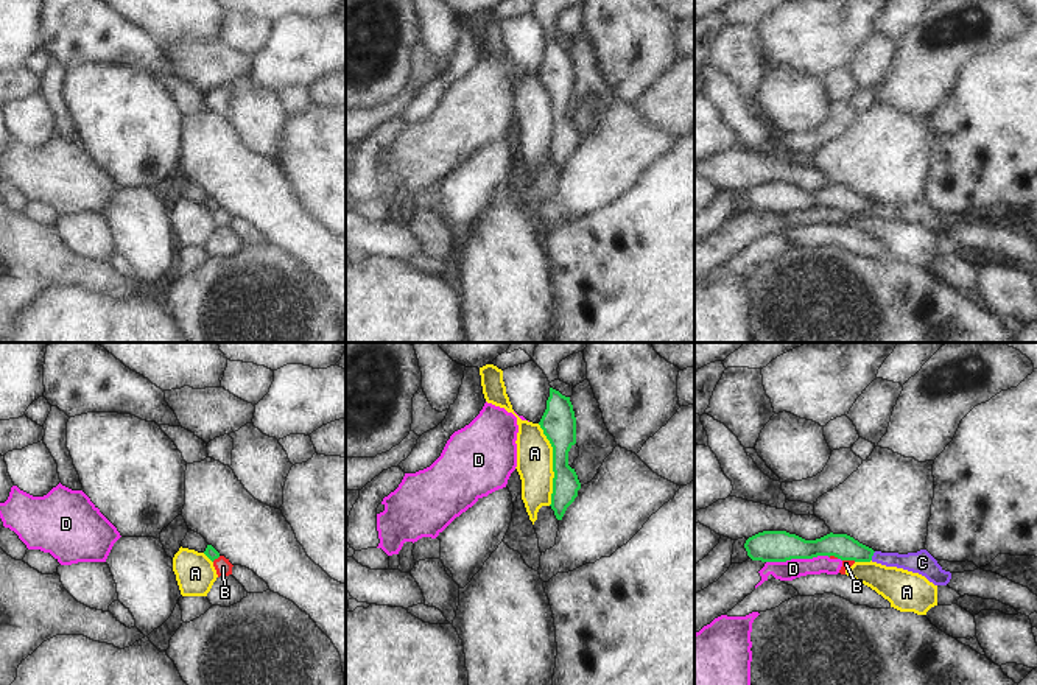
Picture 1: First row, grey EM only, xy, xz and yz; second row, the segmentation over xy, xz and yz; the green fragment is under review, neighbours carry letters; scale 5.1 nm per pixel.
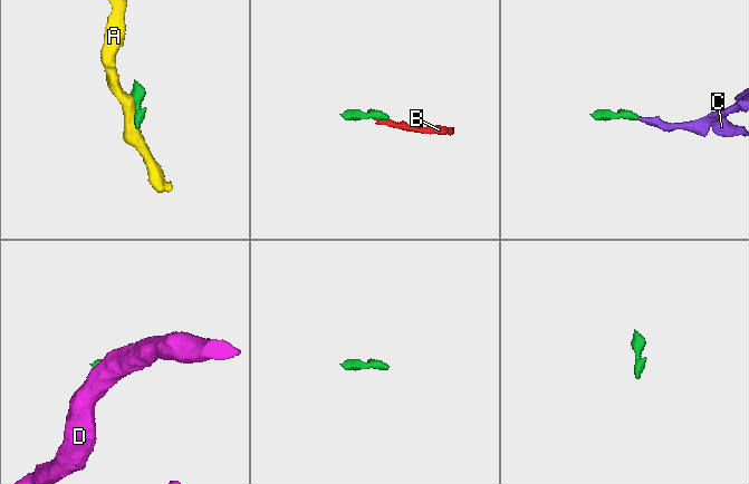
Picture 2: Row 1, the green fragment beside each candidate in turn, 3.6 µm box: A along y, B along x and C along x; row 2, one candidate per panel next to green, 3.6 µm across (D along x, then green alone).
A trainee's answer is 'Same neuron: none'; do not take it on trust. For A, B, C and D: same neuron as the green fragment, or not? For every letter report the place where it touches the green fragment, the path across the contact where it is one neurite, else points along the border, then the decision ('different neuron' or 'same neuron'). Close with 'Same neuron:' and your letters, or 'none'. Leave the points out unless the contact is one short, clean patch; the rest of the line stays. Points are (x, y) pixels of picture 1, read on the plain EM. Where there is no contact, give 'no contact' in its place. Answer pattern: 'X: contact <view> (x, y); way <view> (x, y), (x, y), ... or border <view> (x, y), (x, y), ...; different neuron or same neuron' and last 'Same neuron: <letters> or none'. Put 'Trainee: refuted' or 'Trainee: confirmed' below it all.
A: contact xz (553, 115); border xz (537, 75), (551, 98), (553, 144), (550, 156); different neuron
B: contact xy (215, 209); border xy (220, 207), (212, 212); different neuron
C: contact yz (872, 206); way yz (843, 198), (872, 206), (919, 214); same neuron
D: contact yz (797, 209); border yz (829, 207), (766, 214); different neuron
Same neuron: C
Trainee: refuted

